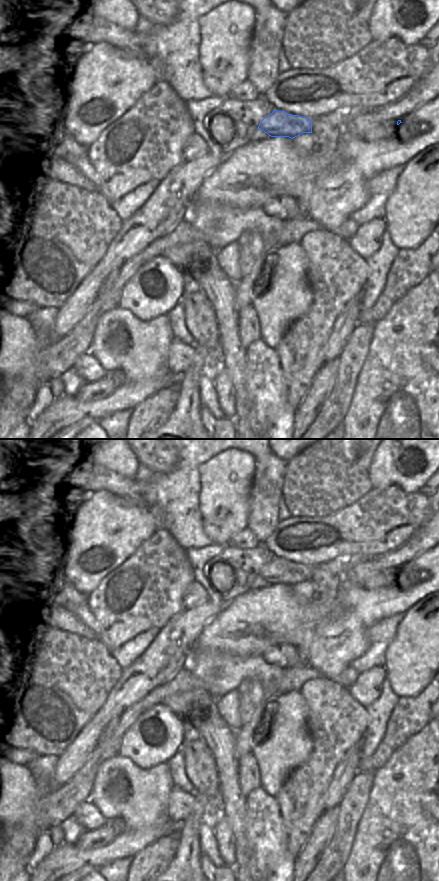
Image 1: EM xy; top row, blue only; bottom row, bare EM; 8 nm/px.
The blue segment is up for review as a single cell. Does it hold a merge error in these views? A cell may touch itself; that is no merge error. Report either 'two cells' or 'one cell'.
two cells

